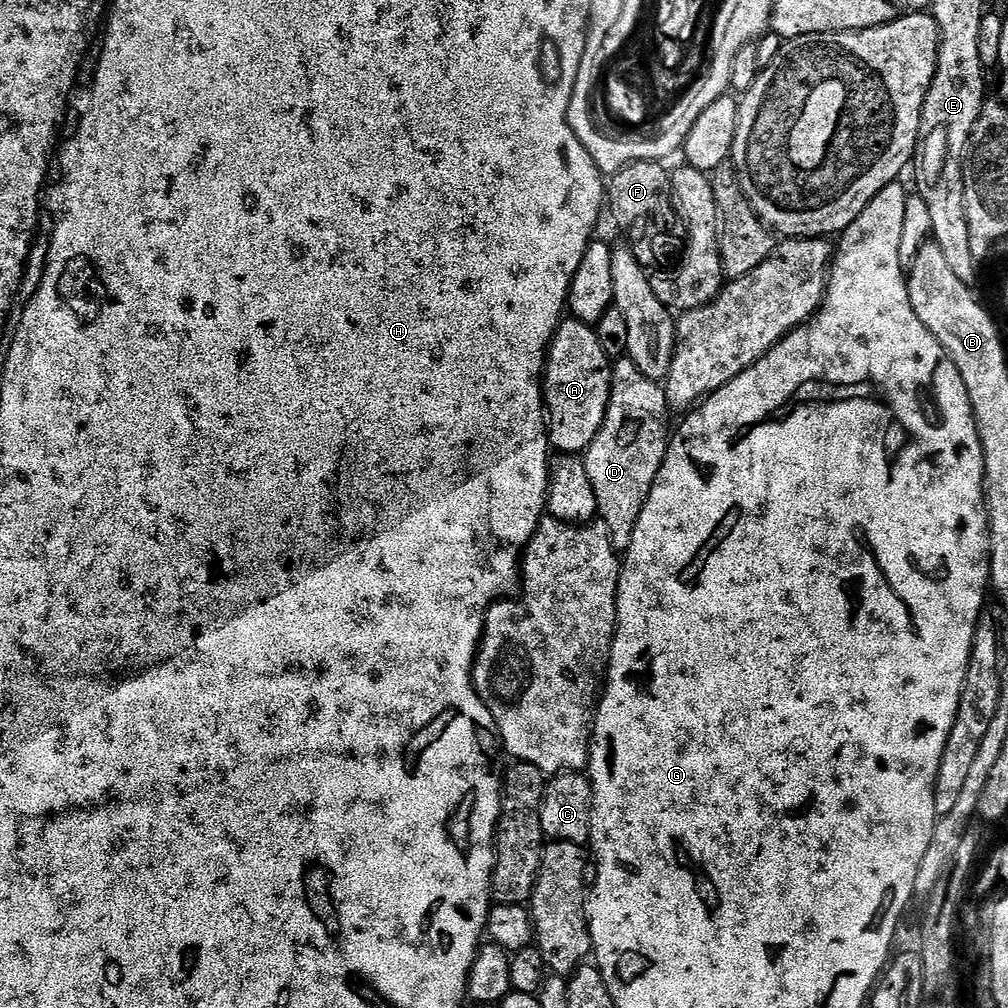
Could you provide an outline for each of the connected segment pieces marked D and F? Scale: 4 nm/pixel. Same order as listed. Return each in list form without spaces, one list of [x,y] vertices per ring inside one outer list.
[[[627,358],[617,359],[612,365],[612,393],[610,394],[610,402],[606,410],[606,418],[602,422],[602,426],[598,430],[594,442],[582,456],[584,465],[586,466],[586,474],[590,474],[590,486],[594,486],[594,498],[598,498],[599,519],[607,526],[608,532],[612,536],[612,547],[617,550],[627,549],[630,538],[634,534],[634,526],[638,522],[638,514],[642,514],[642,506],[646,506],[646,498],[654,486],[654,478],[658,478],[658,470],[662,466],[662,462],[668,453],[668,442],[670,439],[670,428],[668,432],[668,415],[670,415],[670,409],[668,407],[668,398],[664,395],[663,387],[661,387],[657,381],[646,378],[646,374],[642,374],[642,370],[638,370],[638,366],[633,360]]]
[[[639,160],[637,164],[625,164],[624,169],[621,170],[620,172],[614,172],[611,173],[610,179],[607,181],[606,184],[606,200],[607,203],[610,205],[610,212],[612,208],[612,216],[614,219],[617,220],[618,223],[621,224],[622,227],[624,228],[629,228],[630,231],[633,232],[634,235],[640,236],[640,245],[635,245],[634,251],[636,253],[636,260],[645,266],[651,266],[651,264],[668,264],[672,260],[672,255],[679,253],[682,248],[682,240],[680,237],[680,240],[676,236],[668,236],[672,232],[672,224],[671,220],[672,218],[674,219],[674,209],[673,209],[673,204],[672,204],[672,188],[671,188],[671,182],[672,178],[669,172],[669,169],[665,167],[663,163],[654,161],[654,160]]]

